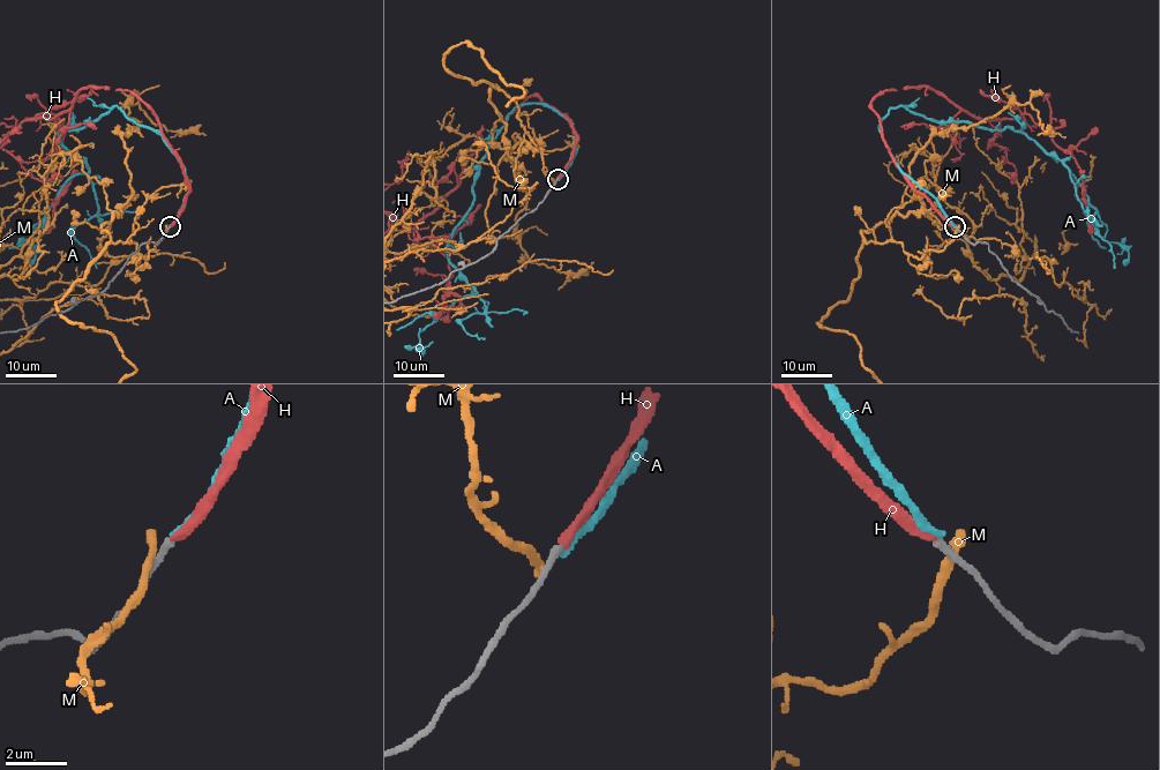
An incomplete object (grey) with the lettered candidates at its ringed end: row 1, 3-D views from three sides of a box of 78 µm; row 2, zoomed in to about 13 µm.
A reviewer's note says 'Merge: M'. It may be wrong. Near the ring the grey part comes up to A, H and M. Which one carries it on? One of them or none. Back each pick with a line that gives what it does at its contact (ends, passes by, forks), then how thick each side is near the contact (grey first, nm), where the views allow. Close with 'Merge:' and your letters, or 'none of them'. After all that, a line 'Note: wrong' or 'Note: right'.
Merge: none of them
Note: wrong

